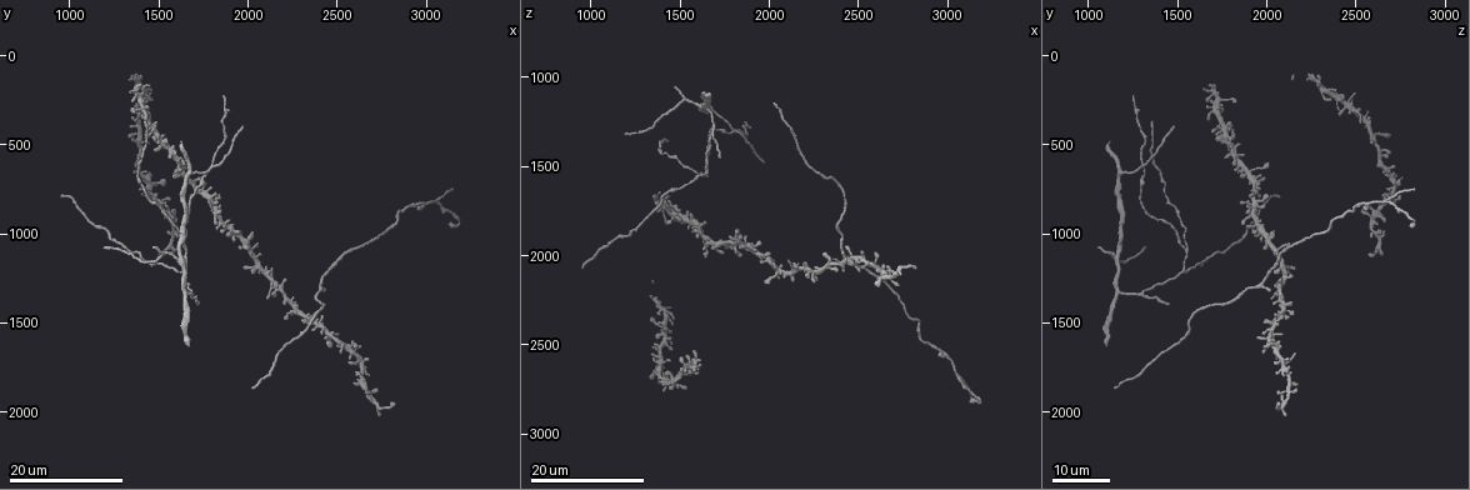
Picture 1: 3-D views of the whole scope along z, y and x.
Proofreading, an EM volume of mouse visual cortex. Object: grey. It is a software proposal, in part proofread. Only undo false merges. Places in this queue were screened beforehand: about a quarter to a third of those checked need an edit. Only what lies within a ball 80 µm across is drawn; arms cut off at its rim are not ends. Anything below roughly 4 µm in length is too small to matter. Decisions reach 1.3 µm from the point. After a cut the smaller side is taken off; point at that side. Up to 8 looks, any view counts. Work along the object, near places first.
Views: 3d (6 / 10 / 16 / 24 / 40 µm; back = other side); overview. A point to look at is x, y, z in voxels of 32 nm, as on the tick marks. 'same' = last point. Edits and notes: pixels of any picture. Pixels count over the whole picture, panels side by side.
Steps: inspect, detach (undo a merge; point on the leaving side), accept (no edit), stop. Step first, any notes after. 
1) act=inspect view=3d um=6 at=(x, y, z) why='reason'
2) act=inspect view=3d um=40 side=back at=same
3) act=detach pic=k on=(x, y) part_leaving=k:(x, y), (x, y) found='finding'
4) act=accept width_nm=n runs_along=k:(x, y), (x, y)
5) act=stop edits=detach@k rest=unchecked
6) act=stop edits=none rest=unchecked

act=inspect view=3d um=24 at=(2420, 1280, 1980) why='arms part here'

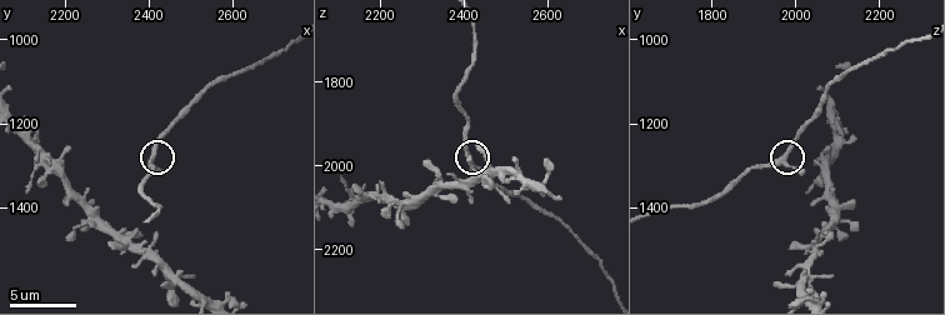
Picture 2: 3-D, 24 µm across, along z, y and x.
act=inspect view=3d um=10 at=(2410, 1275, 1980)

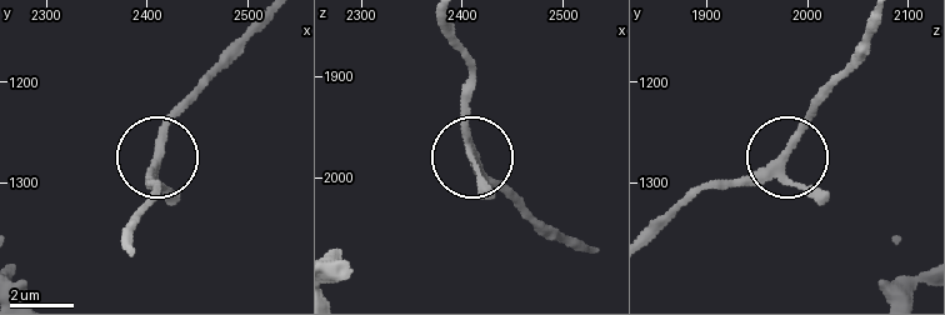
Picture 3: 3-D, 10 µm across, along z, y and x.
act=inspect view=3d um=10 side=back at=(2412, 1274, 1976)

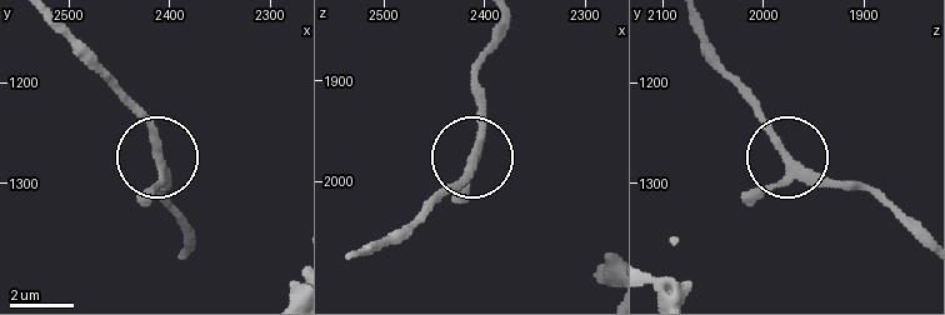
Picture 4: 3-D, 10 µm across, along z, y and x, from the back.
act=accept width_nm=240 found='one neuron here'

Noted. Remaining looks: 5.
act=inspect view=3d um=24 at=(1640, 660, 1920)

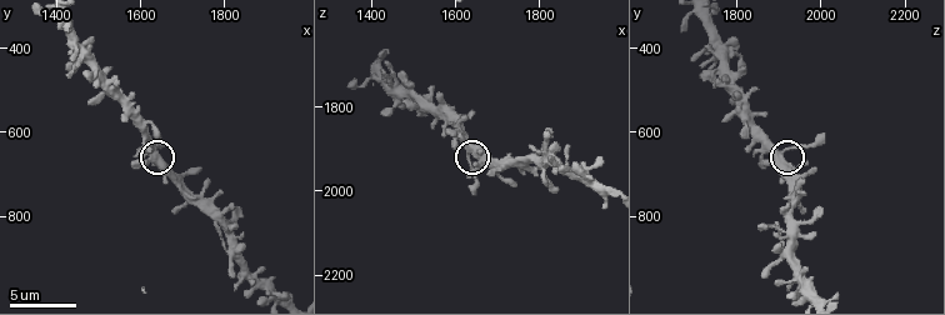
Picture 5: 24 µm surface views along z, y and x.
act=inspect view=3d um=6 at=(1645, 660, 1900) why='closer look'

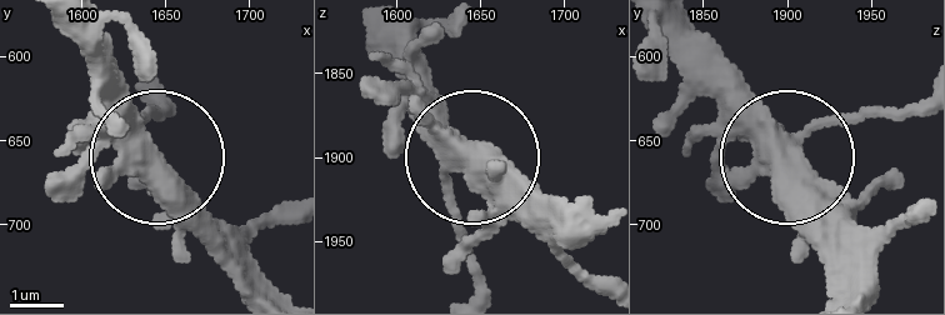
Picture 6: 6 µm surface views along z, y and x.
act=accept runs_along=6:(434, 100), (465, 154), (446, 194), (474, 288) found='one neuron here'

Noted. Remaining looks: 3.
act=inspect view=3d um=24 at=(1800, 640, 1300) why='four or more arms meet'

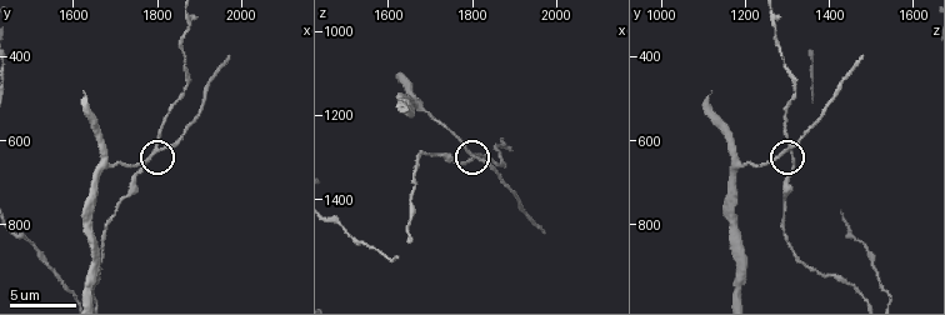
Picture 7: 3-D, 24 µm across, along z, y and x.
act=inspect view=3d um=6 at=(1805, 625, 1290)

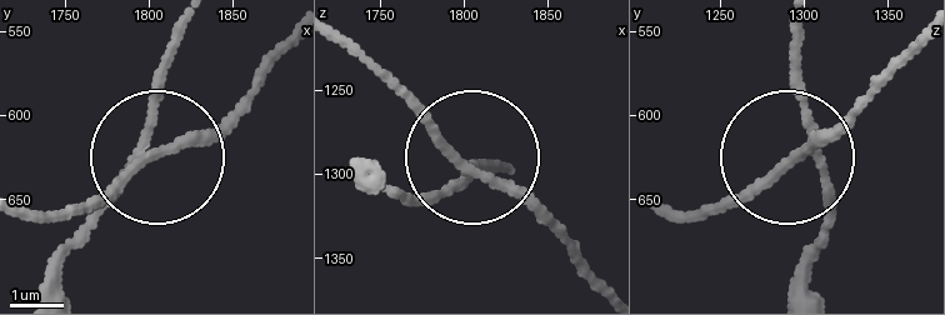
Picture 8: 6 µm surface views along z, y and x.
act=accept runs_along=8:(791, 290), (828, 209), (796, 151), (800, 25) found='continuous, no second neuron'

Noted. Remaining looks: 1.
act=stop edits=none rest=unchecked

